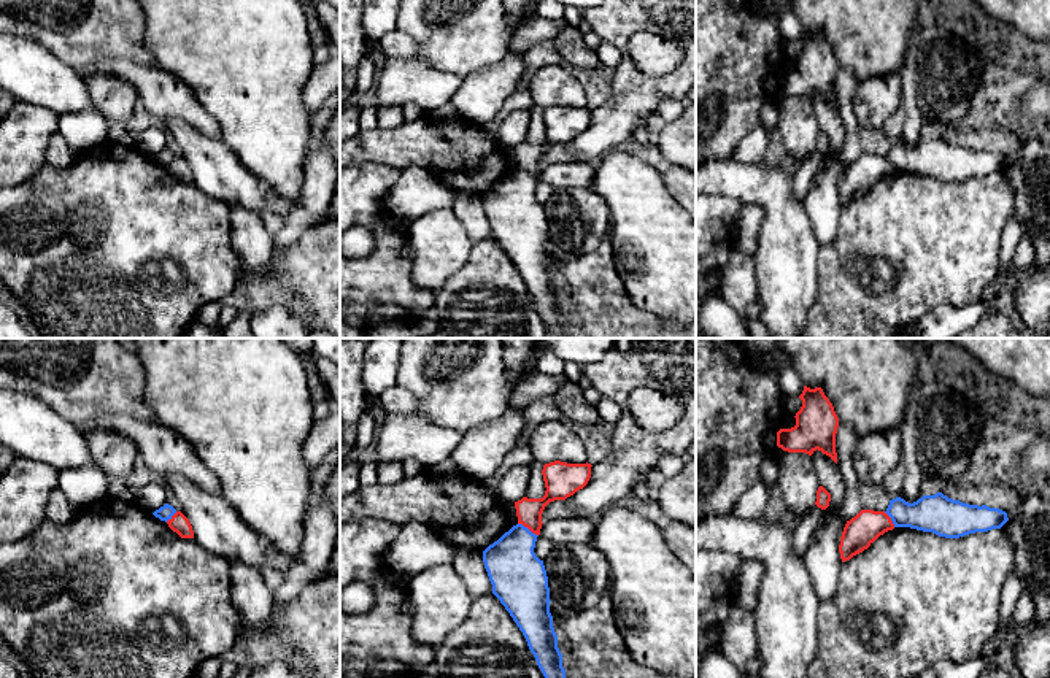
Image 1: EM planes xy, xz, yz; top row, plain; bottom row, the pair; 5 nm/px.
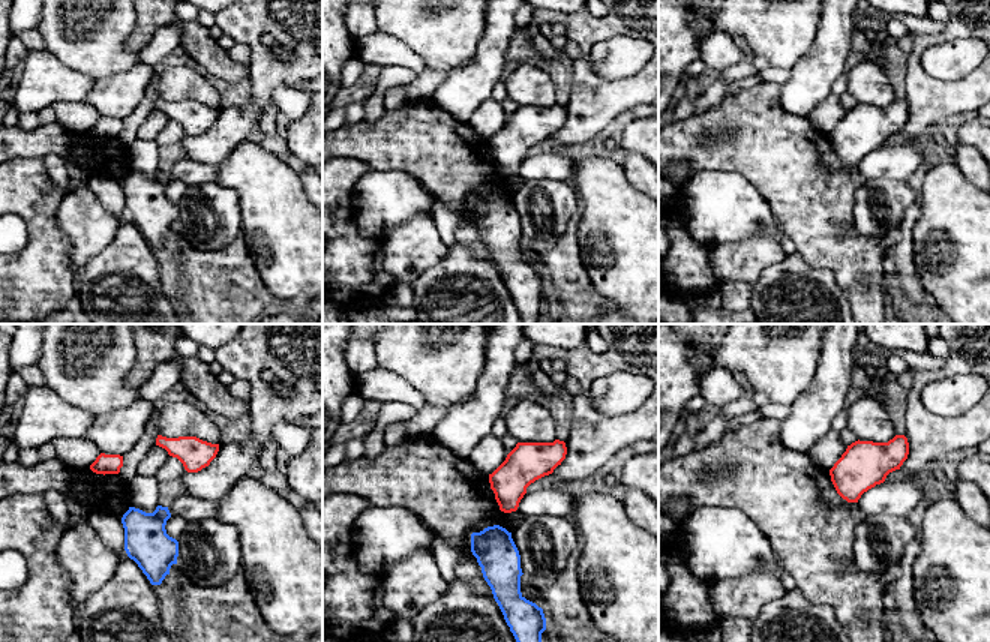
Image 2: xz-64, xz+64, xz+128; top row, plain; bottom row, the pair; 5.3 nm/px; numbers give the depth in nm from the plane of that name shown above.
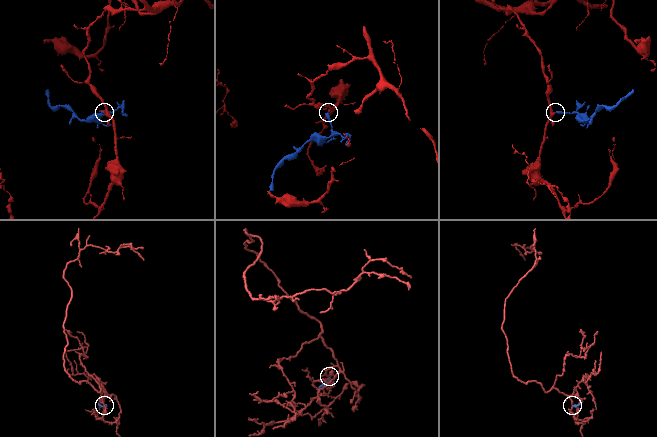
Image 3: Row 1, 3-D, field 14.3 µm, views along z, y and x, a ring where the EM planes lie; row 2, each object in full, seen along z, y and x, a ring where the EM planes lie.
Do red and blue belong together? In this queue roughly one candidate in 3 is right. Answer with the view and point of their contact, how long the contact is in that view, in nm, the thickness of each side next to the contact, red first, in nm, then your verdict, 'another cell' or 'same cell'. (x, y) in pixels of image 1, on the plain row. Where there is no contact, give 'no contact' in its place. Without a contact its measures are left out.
meets red in xz at (528, 172); contact 120 nm long; 130 nm thick on the red side, 280 nm on the other; another cell

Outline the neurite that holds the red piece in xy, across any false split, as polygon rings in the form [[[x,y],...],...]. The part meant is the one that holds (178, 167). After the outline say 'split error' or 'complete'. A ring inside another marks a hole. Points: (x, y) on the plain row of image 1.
[[[176,156],[168,165],[168,171],[176,176],[181,183],[194,183],[194,175],[189,164],[181,157]]] | complete

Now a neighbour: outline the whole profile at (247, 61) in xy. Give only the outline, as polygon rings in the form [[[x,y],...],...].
[[[138,0],[146,16],[146,48],[156,65],[178,76],[219,122],[224,143],[275,194],[297,205],[310,141],[310,110],[302,92],[313,68],[315,41],[300,0]]]

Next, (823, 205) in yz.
[[[816,94],[812,105],[820,130],[831,138],[829,151],[823,156],[824,165],[818,170],[804,198],[815,237],[823,246],[836,238],[839,229],[842,210],[839,189],[847,168],[839,157],[843,148],[845,125],[839,110],[829,100]]]

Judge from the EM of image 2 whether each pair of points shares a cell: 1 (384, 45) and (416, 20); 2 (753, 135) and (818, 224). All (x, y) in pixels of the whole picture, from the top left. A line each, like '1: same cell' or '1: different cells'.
1: different cells
2: same cell

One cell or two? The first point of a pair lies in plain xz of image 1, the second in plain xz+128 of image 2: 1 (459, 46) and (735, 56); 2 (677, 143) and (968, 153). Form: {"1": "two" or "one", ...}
{"1": "two", "2": "two"}

